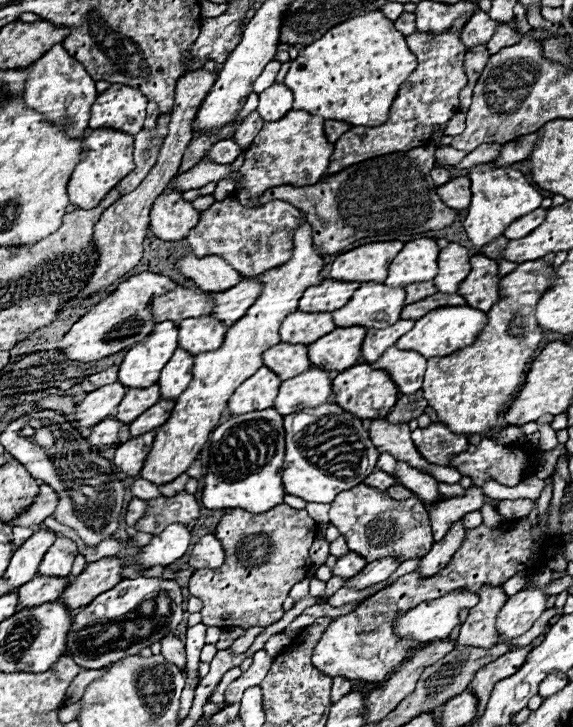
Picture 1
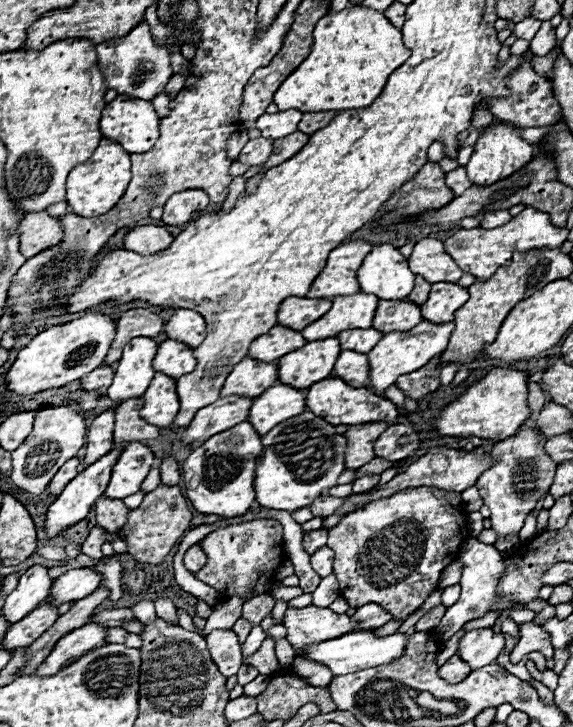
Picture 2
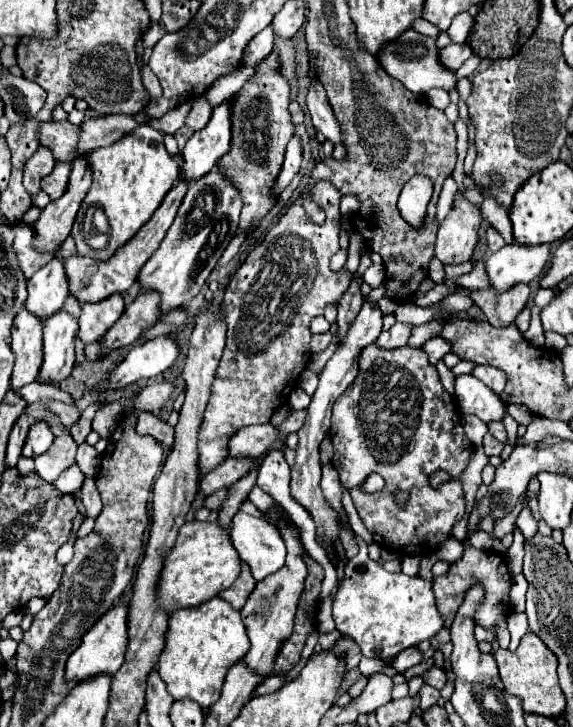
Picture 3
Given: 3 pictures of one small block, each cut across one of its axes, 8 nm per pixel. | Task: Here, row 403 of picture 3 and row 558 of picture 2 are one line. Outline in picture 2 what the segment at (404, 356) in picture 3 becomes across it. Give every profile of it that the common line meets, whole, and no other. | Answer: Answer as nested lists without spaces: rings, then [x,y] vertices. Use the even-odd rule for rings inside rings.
[[[420,486],[378,498],[376,502],[346,514],[328,532],[328,546],[336,550],[334,570],[340,582],[340,594],[352,608],[360,608],[364,602],[380,602],[380,606],[394,614],[394,620],[402,620],[422,606],[424,600],[438,588],[440,572],[456,560],[456,550],[460,548],[460,542],[468,538],[468,534],[460,492]]]

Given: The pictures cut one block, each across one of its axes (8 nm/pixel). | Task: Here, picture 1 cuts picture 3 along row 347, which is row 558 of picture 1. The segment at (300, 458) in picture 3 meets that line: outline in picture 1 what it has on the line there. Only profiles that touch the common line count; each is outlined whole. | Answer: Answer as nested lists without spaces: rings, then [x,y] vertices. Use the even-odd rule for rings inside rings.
[[[348,552],[346,556],[340,556],[336,566],[332,568],[332,574],[334,576],[340,576],[340,578],[352,578],[356,574],[362,572],[362,568],[366,566],[366,558],[362,558],[360,554],[356,552]]]

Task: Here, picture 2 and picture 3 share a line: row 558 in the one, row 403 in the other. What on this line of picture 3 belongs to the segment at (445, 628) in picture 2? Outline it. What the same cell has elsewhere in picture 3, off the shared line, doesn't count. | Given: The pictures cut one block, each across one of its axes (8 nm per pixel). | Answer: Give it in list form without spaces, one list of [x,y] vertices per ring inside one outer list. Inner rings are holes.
[[[470,374],[456,376],[456,398],[464,414],[474,414],[484,424],[502,422],[506,414],[506,404],[500,400],[500,396]]]

